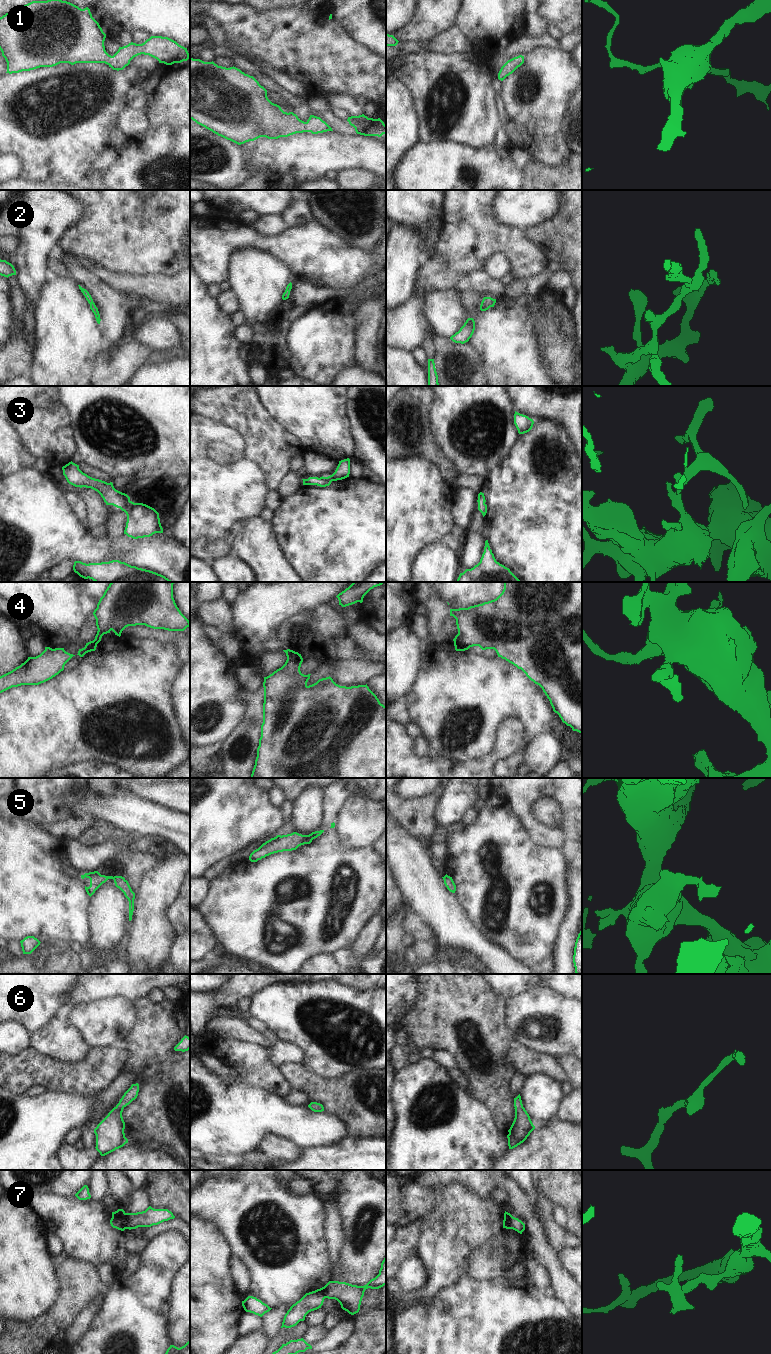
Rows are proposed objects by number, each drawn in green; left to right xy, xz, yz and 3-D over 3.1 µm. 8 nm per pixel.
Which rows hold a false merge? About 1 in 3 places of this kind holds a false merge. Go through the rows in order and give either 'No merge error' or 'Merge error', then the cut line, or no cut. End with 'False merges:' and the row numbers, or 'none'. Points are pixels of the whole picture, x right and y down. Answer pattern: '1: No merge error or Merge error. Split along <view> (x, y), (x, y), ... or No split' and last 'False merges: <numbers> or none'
1: No merge error. No split
2: No merge error. No split
3: No merge error. No split
4: Merge error. Split along xy (93, 640), (96, 644)
5: No merge error. No split
6: No merge error. No split
7: Merge error. Split along xy (124, 1213), (125, 1228)
False merges: 4, 7

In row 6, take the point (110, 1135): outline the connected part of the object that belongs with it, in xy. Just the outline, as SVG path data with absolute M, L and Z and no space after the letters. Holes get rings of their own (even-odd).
M132 1084L124 1093L119 1103L94 1129L96 1135L96 1150L105 1156L128 1143L125 1137L125 1122L122 1117L123 1109L138 1096L139 1084Z

